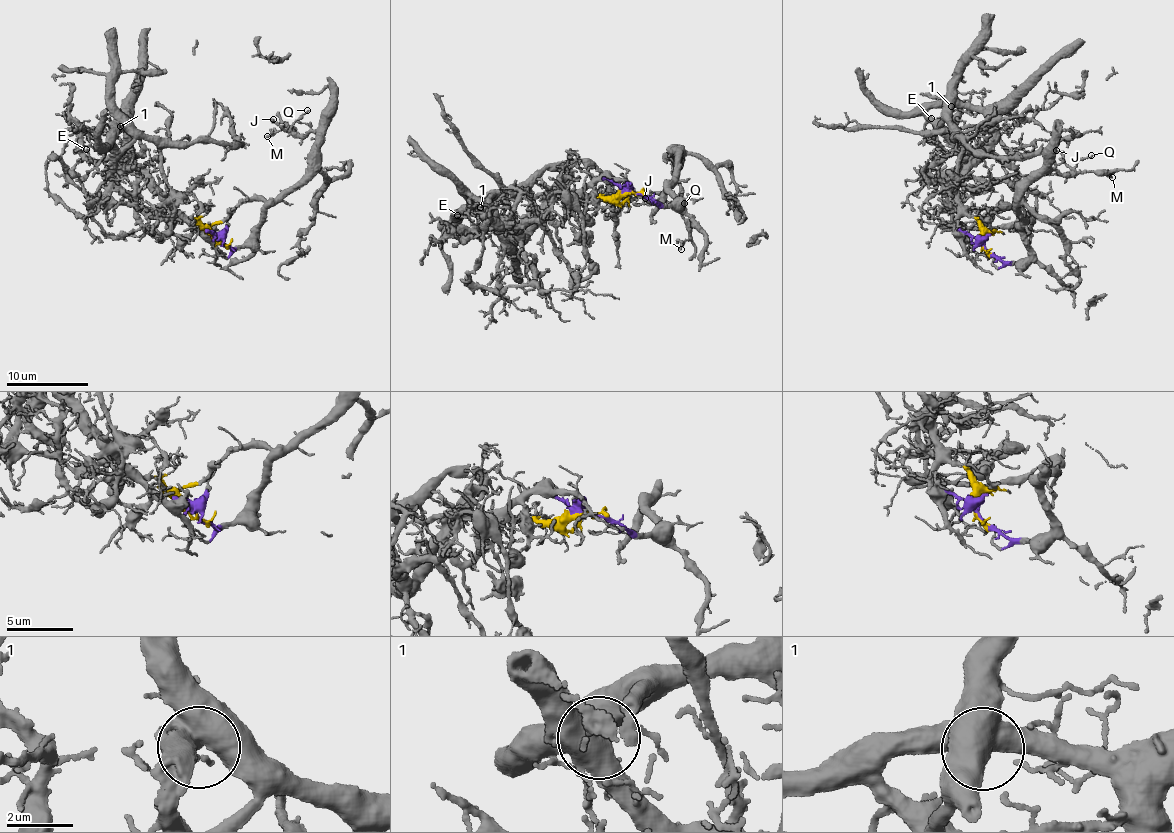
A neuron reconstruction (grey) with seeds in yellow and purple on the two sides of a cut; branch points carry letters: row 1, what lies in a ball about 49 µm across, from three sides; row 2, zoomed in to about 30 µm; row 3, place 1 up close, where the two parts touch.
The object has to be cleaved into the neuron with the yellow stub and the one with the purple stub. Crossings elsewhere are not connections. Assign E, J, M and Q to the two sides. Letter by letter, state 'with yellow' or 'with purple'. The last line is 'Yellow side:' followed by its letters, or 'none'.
E: with yellow
J: with purple
M: with purple
Q: with purple
Yellow side: E

